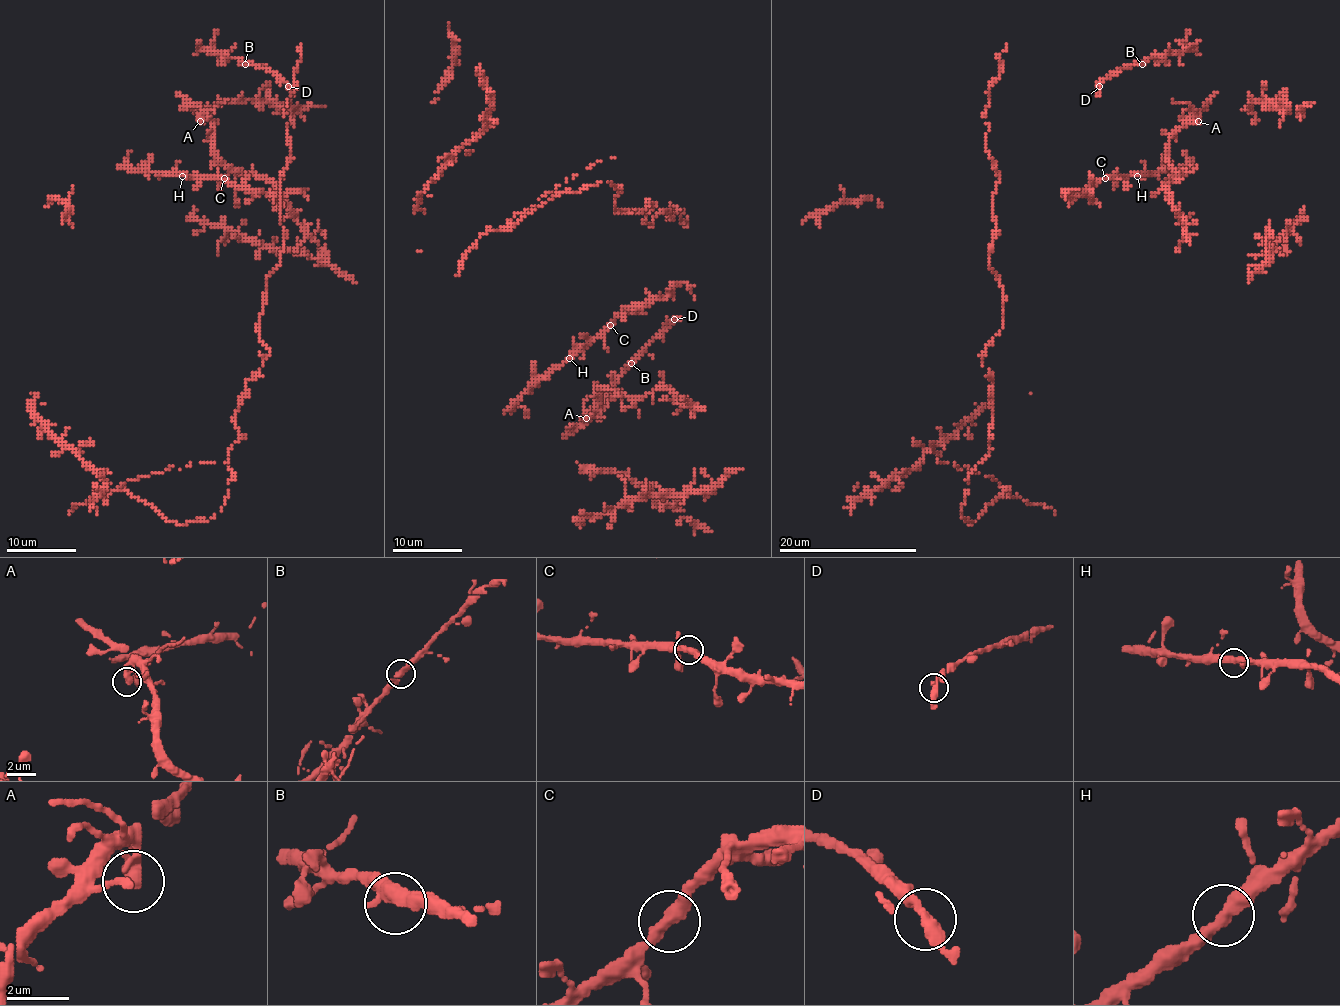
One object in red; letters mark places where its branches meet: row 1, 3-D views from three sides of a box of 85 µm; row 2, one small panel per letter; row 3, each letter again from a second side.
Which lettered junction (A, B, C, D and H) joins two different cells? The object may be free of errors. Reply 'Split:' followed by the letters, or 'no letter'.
Split: no letter

